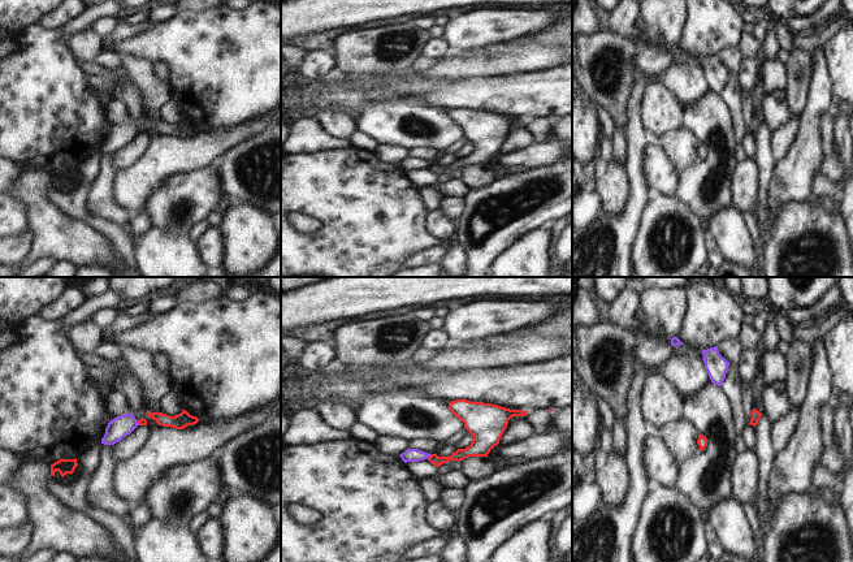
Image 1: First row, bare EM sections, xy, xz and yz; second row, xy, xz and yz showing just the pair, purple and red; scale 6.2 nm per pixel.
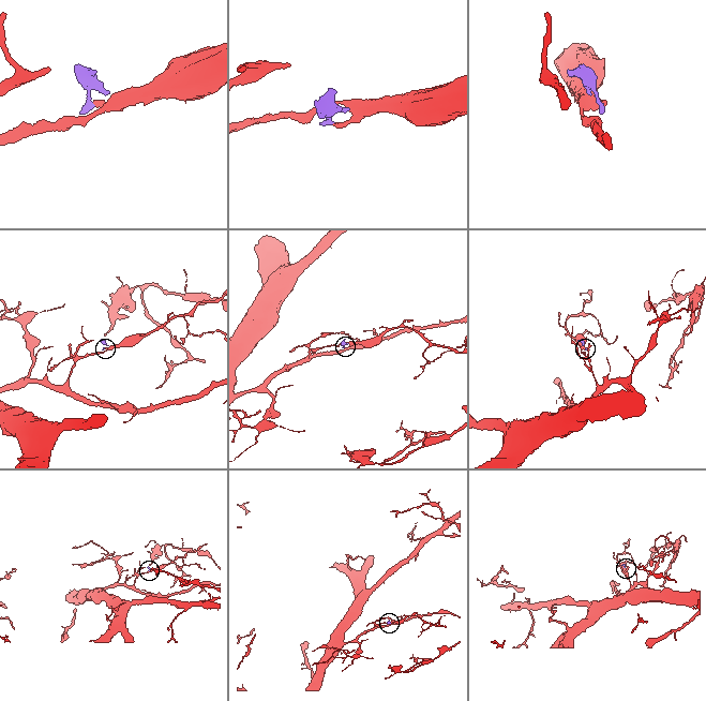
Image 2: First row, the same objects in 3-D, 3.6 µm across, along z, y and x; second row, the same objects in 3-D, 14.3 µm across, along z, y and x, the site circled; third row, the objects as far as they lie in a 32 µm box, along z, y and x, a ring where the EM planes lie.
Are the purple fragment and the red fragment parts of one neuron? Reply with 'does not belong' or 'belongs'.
does not belong

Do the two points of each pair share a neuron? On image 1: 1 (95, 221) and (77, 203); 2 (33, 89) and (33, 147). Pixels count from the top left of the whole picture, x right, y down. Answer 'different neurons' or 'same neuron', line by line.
1: same neuron
2: same neuron

